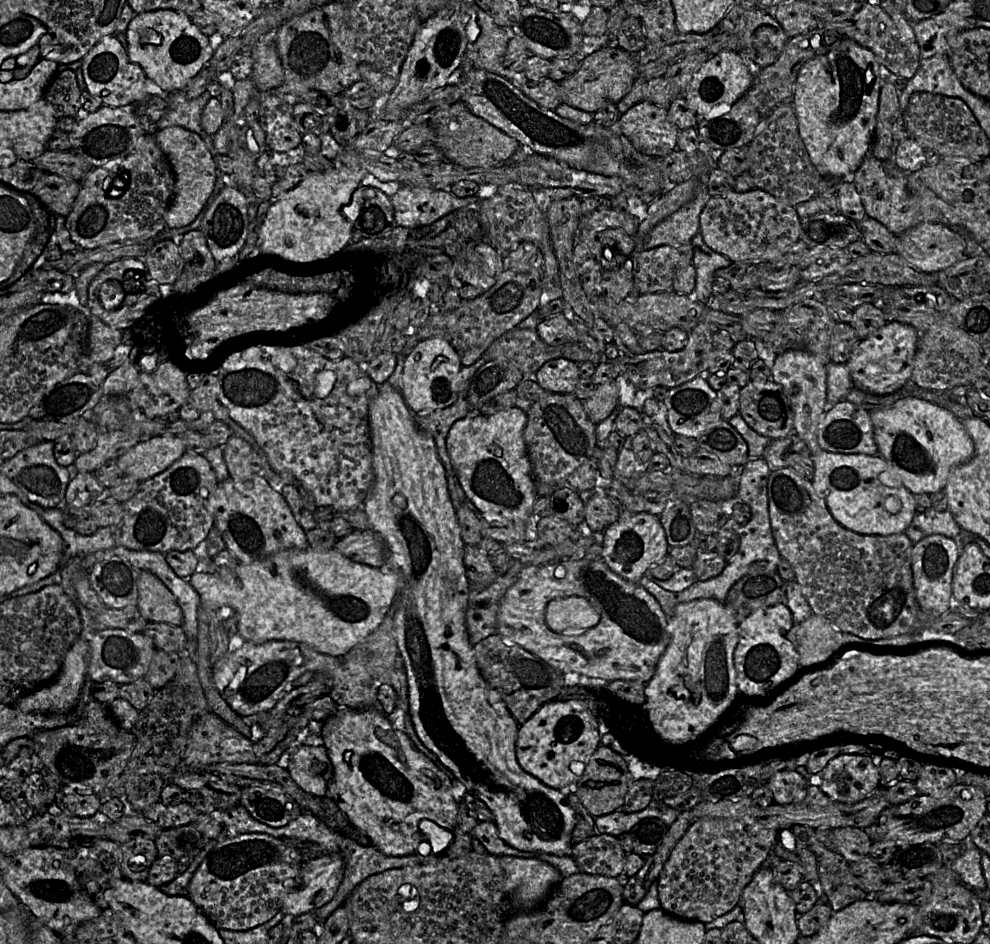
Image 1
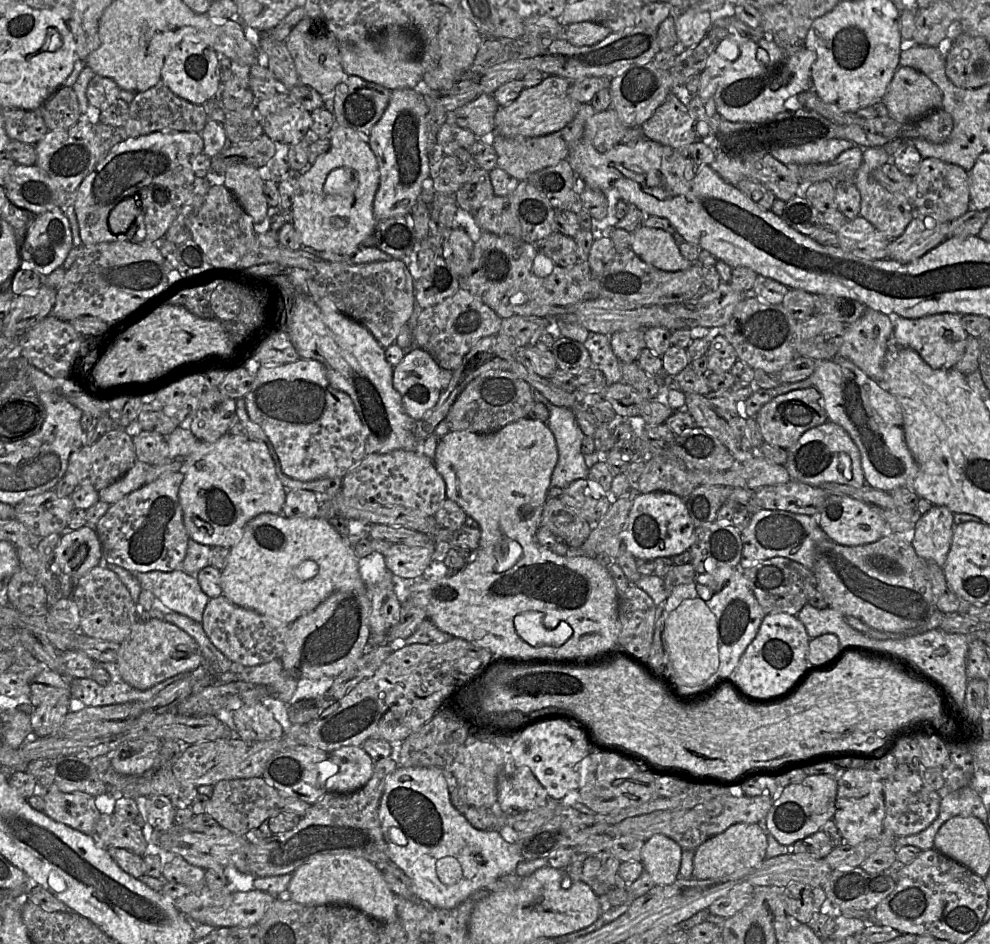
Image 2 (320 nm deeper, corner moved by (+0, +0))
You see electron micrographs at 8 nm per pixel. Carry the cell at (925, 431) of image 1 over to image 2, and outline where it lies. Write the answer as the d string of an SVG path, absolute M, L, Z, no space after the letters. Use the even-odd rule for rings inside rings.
M835 357L816 362L816 368L809 377L812 387L821 394L828 421L841 426L858 447L866 483L874 489L887 492L909 484L918 471L918 465L905 442L903 412L897 399L880 382L867 376L845 358Z

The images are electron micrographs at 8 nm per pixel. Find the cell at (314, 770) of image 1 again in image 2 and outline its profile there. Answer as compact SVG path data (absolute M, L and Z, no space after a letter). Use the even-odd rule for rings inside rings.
M360 746L341 747L329 753L329 757L336 764L336 773L327 781L327 792L346 794L362 788L372 777L375 761Z

